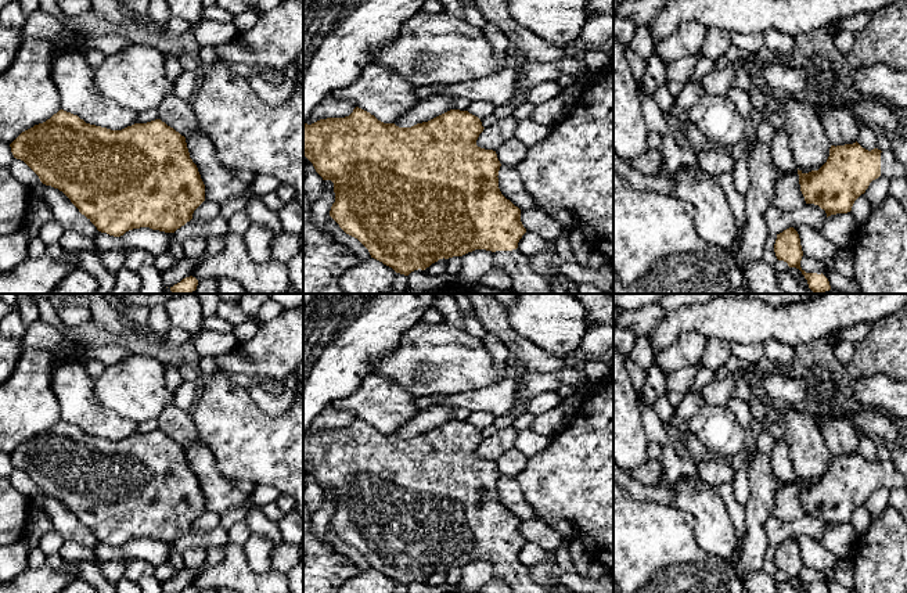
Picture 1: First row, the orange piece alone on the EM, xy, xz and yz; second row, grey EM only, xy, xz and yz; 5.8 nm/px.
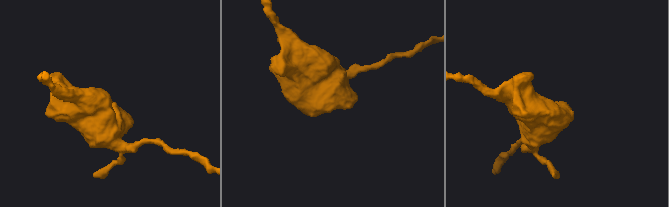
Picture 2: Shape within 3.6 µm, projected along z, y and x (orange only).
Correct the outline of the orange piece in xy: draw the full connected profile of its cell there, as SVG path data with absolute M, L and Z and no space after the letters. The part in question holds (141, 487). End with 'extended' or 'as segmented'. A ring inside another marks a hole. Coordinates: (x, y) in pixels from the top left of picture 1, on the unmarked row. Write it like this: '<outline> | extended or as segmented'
M60 420L46 432L22 442L10 457L14 468L24 471L43 495L62 502L98 542L114 547L140 538L174 543L192 529L194 521L205 511L205 495L190 468L186 448L161 430L111 441Z | as segmented

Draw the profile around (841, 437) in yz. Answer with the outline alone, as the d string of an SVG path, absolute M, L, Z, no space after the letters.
M831 418L821 421L818 428L831 456L845 456L857 452L859 430L847 420Z

